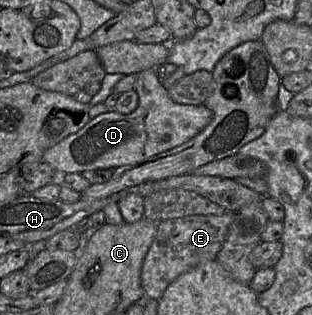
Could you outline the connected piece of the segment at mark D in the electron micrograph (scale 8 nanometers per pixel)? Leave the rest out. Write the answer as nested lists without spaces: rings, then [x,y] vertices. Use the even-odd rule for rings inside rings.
[[[155,68],[139,72],[134,89],[138,94],[138,106],[133,112],[121,114],[117,111],[108,111],[97,115],[79,131],[45,150],[42,161],[48,163],[59,175],[94,169],[115,169],[120,166],[138,164],[156,154],[187,142],[203,130],[212,119],[212,111],[204,105],[174,102],[168,95],[167,89],[163,87]]]

